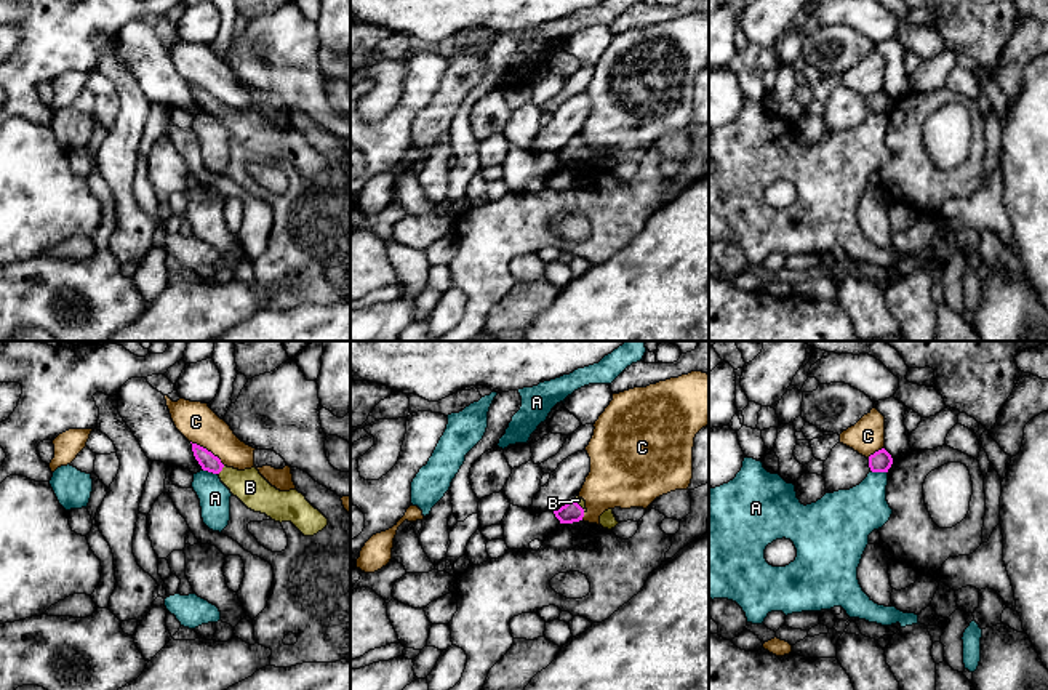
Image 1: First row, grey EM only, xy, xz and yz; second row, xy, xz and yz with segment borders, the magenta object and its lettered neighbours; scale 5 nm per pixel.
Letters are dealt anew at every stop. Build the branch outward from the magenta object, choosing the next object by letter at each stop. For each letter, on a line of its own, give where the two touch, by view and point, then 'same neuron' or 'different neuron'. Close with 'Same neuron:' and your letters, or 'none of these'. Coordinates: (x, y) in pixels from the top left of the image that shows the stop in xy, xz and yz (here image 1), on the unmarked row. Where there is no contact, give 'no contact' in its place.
A: meets magenta in yz at (879, 112); different neuron
B: meets magenta in xy at (221, 111); same neuron
C: meets magenta in xy at (207, 92); different neuron
Same neuron: B

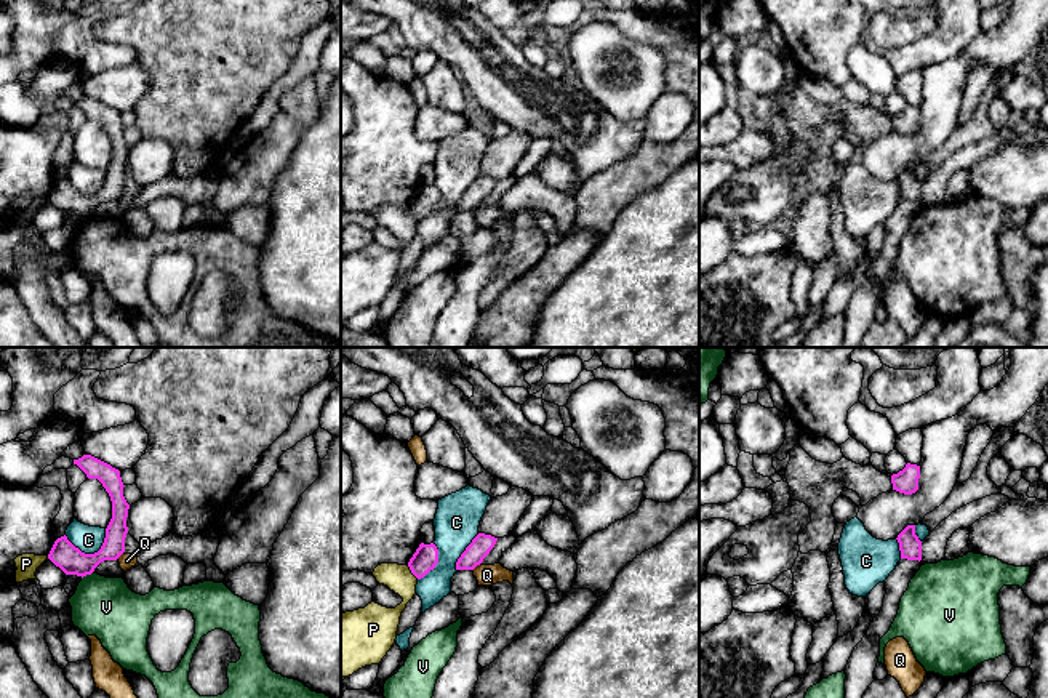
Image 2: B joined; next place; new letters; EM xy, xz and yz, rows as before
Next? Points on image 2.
C: meets magenta in xy at (92, 196); different neuron
P: meets magenta in xz at (412, 213); different neuron
Q: meets magenta in xz at (476, 207); different neuron
V: meets magenta in xy at (87, 215); different neuron
Same neuron: none of these

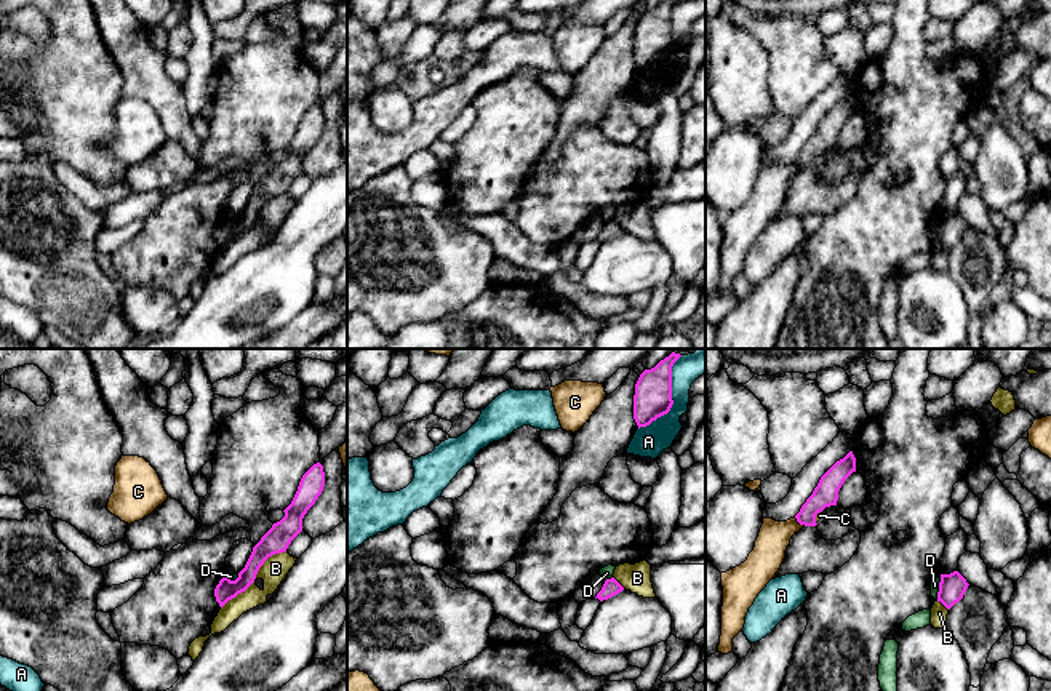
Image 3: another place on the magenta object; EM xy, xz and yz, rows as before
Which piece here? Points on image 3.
A: meets magenta in xz at (672, 42); different neuron
B: meets magenta in xy at (255, 219); different neuron
C: meets magenta in yz at (800, 165); different neuron
D: meets magenta in yz at (939, 229); different neuron
Same neuron: none of these

